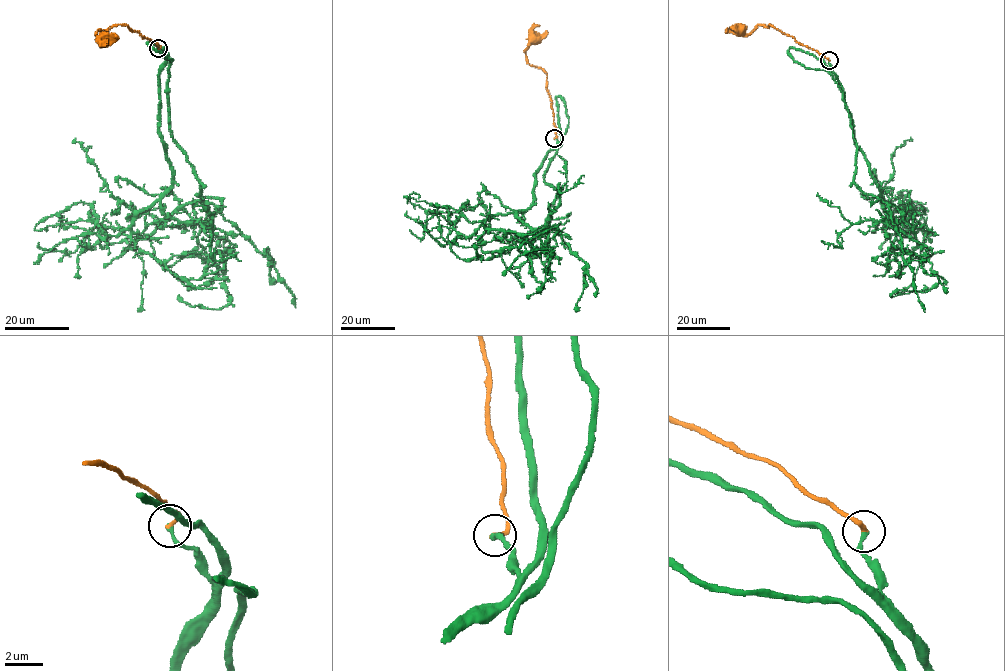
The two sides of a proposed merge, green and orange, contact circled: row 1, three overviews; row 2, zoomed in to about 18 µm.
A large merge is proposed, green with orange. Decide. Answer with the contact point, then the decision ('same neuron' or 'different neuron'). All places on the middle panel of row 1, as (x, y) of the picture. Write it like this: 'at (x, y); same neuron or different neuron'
at (554, 138); same neuron

